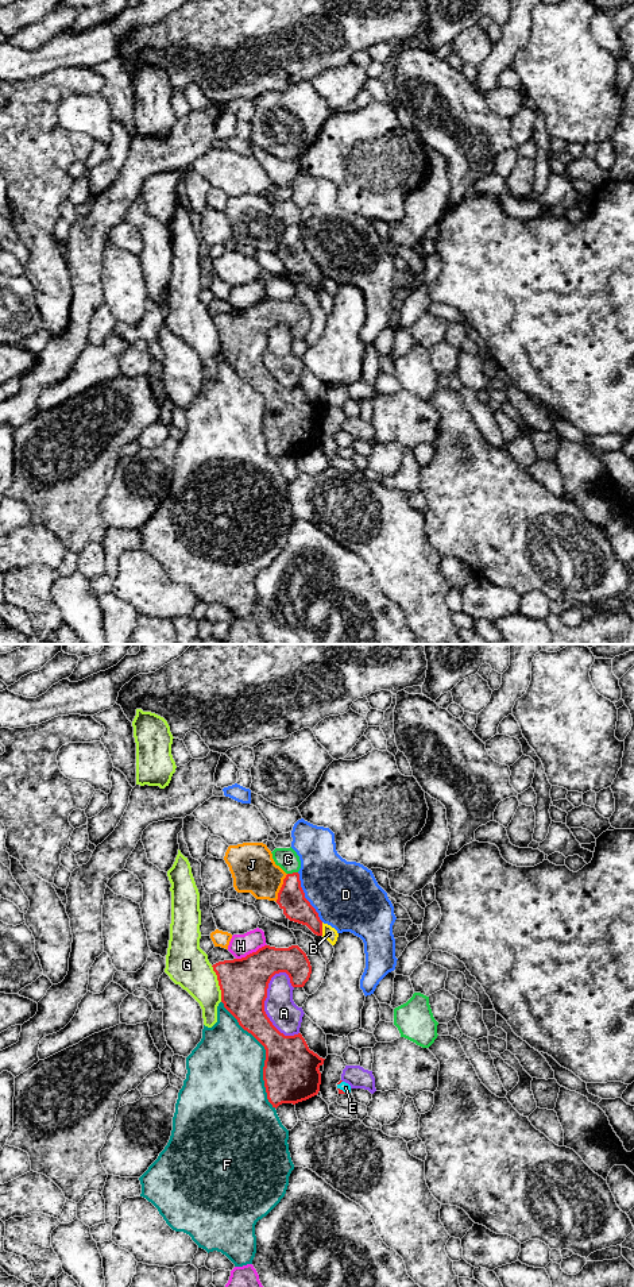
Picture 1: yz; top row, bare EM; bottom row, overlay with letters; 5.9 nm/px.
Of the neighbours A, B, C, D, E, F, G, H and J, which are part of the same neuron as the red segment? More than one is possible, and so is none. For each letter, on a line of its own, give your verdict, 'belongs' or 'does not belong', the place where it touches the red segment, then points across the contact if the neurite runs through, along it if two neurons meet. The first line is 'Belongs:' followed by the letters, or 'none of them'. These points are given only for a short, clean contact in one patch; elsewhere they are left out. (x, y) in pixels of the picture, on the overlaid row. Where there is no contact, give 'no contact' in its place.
Belongs: E
A: does not belong; meets red in yz at (263, 1009)
B: does not belong; meets red in yz at (321, 929); border along yz (321, 923), (323, 935)
C: does not belong; meets red in yz at (293, 873); border along yz (297, 871), (287, 874)
D: does not belong; meets red in yz at (304, 897)
E: belongs; meets red in yz at (341, 1090); runs through yz (340, 1091), (341, 1090), (346, 1087)
F: does not belong; meets red in yz at (266, 1054)
G: does not belong; meets red in yz at (219, 983)
H: does not belong; meets red in yz at (252, 952)
J: does not belong; meets red in yz at (281, 887)

